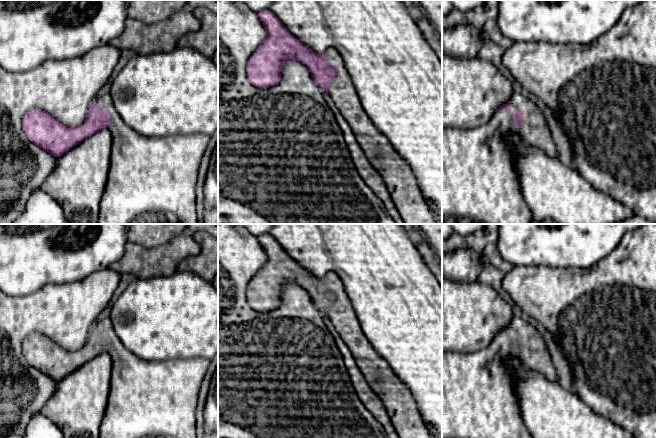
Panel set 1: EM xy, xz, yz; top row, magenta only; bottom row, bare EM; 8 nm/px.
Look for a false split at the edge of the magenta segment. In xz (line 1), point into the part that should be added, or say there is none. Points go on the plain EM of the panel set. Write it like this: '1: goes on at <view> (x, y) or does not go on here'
1: goes on at xz (397, 398)

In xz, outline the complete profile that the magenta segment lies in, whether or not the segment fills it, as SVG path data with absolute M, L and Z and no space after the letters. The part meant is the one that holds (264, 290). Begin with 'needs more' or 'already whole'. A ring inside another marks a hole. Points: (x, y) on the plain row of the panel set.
needs more | M261 234L256 237L266 253L267 260L248 283L246 297L250 307L261 313L278 309L281 303L282 289L287 283L293 283L305 289L314 306L330 319L350 349L368 385L382 400L398 437L434 438L425 425L408 386L398 378L390 364L378 354L364 335L346 288L338 274L330 271L323 277L317 277L294 261L270 234Z

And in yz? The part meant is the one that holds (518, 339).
needs more | M515 316L511 324L499 331L499 333L490 343L490 346L485 350L469 354L442 351L442 438L532 438L523 423L517 402L517 397L513 388L513 379L511 377L509 369L503 364L503 356L515 357L529 369L542 374L546 379L550 381L557 382L557 374L543 338L539 334L536 327L533 325L532 321L523 317L519 318Z

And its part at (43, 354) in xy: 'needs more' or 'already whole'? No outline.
needs more

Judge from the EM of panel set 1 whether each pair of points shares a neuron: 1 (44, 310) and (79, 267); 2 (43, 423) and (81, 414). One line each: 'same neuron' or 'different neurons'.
1: different neurons
2: different neurons

